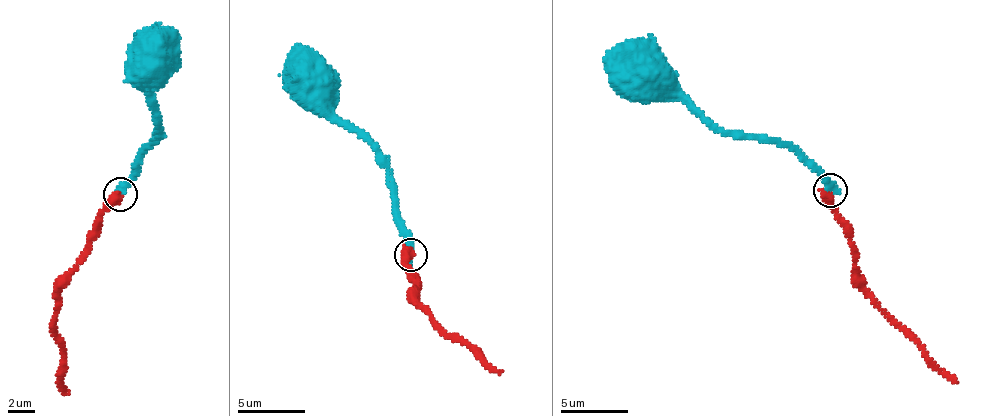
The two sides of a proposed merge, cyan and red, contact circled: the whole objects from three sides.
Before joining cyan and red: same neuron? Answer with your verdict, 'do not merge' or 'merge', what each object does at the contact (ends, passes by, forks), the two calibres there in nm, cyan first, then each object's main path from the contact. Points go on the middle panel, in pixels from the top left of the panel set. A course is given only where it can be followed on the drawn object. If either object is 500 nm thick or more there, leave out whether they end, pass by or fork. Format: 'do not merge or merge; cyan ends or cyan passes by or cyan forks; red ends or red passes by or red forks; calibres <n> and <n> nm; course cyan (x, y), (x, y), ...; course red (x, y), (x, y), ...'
do not merge; calibres 400 and 550 nm; course cyan (410, 255), (389, 160), (324, 109), (311, 87); course red (411, 255), (406, 263), (417, 277), (415, 292), (436, 324), (475, 355), (502, 371)

